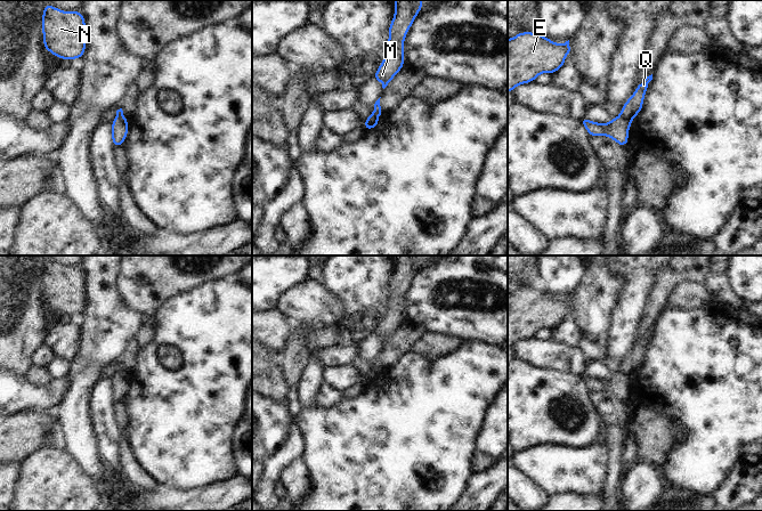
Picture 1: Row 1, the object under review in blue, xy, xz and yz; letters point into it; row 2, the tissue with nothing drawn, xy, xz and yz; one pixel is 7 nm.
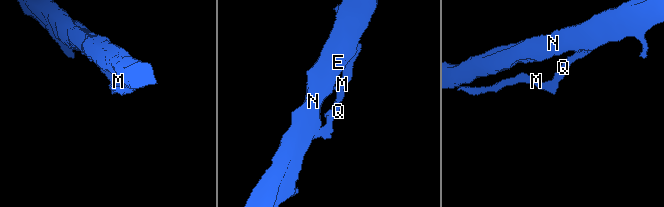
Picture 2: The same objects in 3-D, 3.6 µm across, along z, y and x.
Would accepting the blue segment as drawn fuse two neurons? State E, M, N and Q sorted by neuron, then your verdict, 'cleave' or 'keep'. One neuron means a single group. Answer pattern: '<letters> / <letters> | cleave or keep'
E N Q / M | cleave

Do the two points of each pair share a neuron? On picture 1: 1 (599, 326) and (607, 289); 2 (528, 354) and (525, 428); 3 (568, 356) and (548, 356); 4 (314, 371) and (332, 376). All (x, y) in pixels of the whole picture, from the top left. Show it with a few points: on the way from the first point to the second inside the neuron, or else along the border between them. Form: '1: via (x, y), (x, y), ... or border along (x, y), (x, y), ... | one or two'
1: via (599, 317), (599, 298) | one
2: border along (519, 358), (553, 371) | two
3: via (564, 356), (552, 356) | one
4: border along (322, 368), (323, 380) | two

